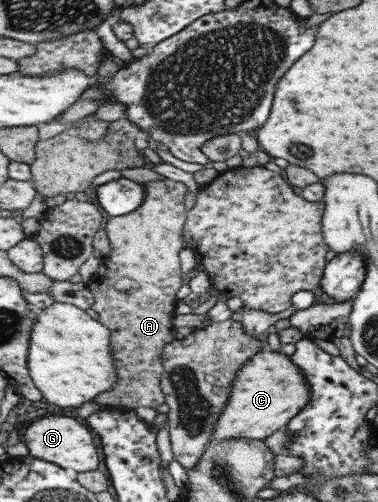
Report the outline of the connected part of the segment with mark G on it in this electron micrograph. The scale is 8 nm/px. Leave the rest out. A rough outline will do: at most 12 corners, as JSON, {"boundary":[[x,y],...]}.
{"boundary":[[43,417],[25,430],[27,454],[78,473],[97,470],[80,420]]}

